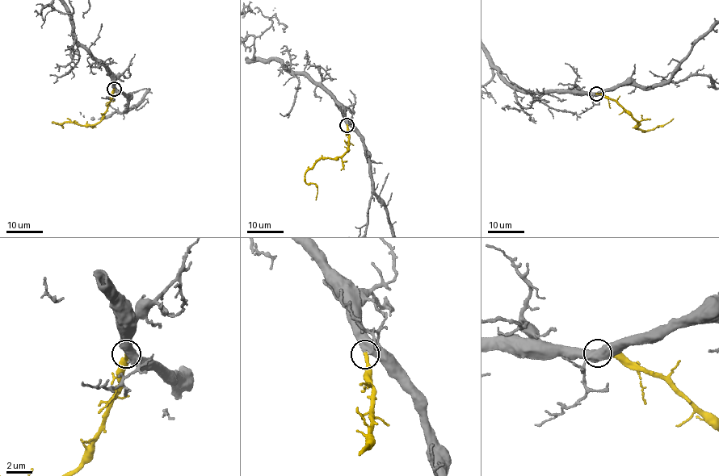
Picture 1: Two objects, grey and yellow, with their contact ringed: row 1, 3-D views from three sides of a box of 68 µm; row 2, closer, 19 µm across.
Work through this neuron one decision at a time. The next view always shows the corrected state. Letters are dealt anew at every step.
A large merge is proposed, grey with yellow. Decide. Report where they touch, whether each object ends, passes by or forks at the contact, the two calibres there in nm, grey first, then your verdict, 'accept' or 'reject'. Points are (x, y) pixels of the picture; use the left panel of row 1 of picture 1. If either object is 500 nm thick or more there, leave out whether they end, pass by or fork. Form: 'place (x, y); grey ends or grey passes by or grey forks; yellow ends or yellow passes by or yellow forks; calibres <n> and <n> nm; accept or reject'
place (114, 89); calibres 550 and 320 nm; accept

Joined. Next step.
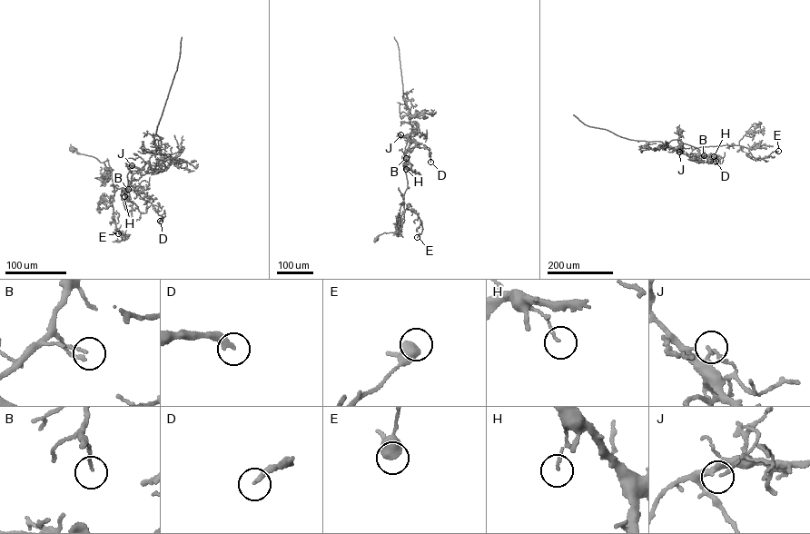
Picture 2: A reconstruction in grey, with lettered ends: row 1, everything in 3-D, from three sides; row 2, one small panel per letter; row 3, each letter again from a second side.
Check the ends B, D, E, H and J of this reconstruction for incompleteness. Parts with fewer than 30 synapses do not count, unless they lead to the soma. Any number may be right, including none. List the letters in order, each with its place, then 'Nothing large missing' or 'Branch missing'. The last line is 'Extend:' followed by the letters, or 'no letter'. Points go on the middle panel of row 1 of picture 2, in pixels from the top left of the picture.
B: Place: (406, 158). Nothing large missing
D: Place: (430, 162). Nothing large missing
E: Place: (417, 237). Nothing large missing
H: Place: (406, 169). Nothing large missing
J: Place: (400, 134). Nothing large missing
Extend: no letter

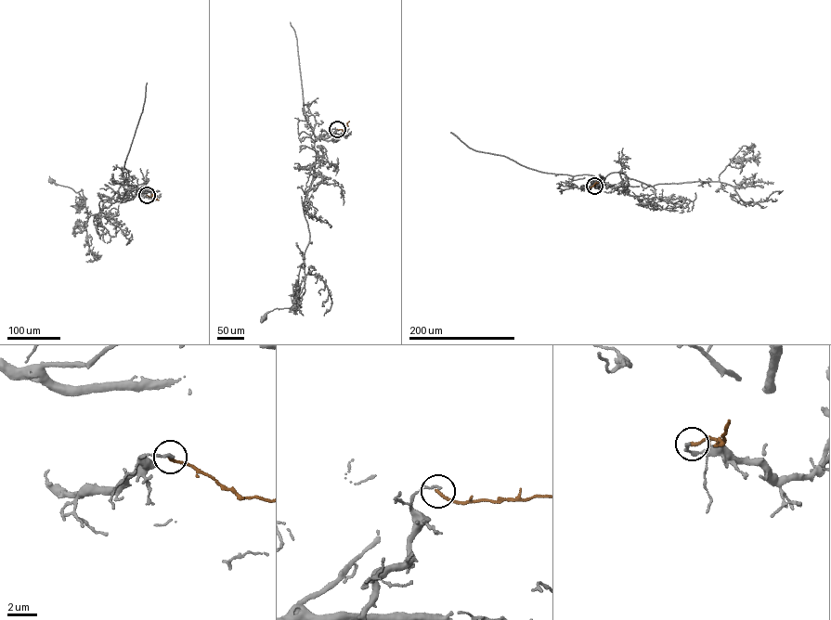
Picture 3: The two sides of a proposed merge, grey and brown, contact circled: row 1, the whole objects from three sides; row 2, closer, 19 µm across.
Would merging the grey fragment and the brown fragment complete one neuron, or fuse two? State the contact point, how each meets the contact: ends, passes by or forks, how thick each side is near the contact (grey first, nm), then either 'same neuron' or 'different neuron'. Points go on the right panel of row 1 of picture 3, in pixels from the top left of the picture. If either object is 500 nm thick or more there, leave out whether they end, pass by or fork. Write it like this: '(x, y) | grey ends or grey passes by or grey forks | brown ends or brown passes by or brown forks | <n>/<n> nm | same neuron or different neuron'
(594, 186) | grey ends | brown ends | 160/220 nm | different neuron

